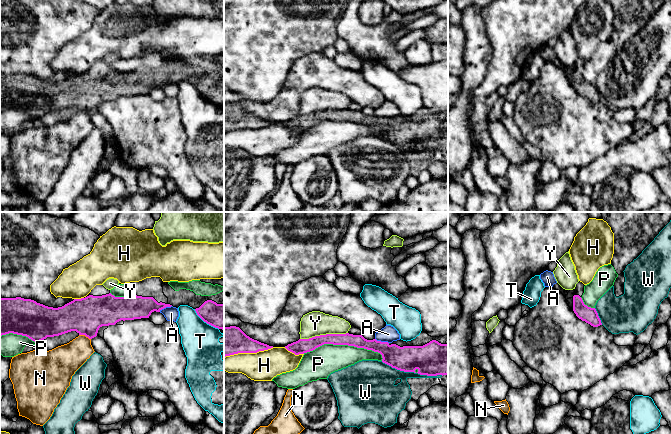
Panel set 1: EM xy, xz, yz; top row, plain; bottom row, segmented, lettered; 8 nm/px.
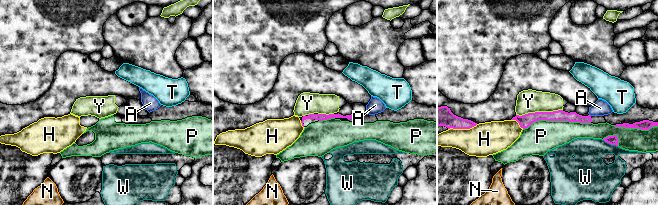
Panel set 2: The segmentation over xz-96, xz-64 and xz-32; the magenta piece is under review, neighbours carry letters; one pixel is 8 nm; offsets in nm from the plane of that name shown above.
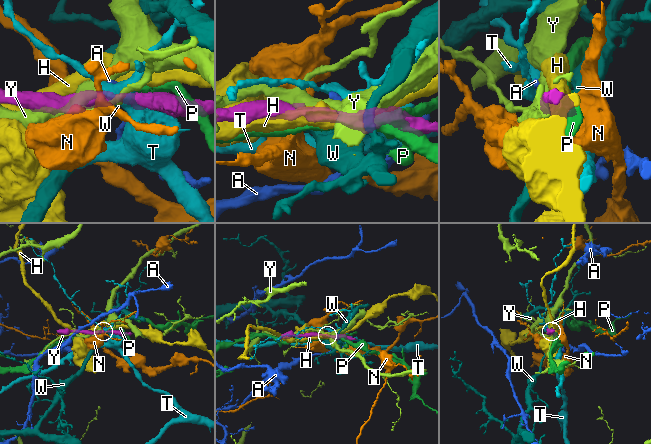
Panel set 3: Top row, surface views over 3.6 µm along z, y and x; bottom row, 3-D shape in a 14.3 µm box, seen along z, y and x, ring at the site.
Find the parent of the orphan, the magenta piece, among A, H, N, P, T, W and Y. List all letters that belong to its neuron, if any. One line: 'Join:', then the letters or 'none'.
Join: none

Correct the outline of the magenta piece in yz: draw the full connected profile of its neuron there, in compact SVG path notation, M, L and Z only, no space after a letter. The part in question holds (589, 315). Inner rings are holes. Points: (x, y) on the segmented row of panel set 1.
M580 281L576 284L574 289L575 295L573 296L573 311L582 321L585 321L593 327L598 327L602 325L602 323L596 309L585 305L581 298L584 293L584 286Z

